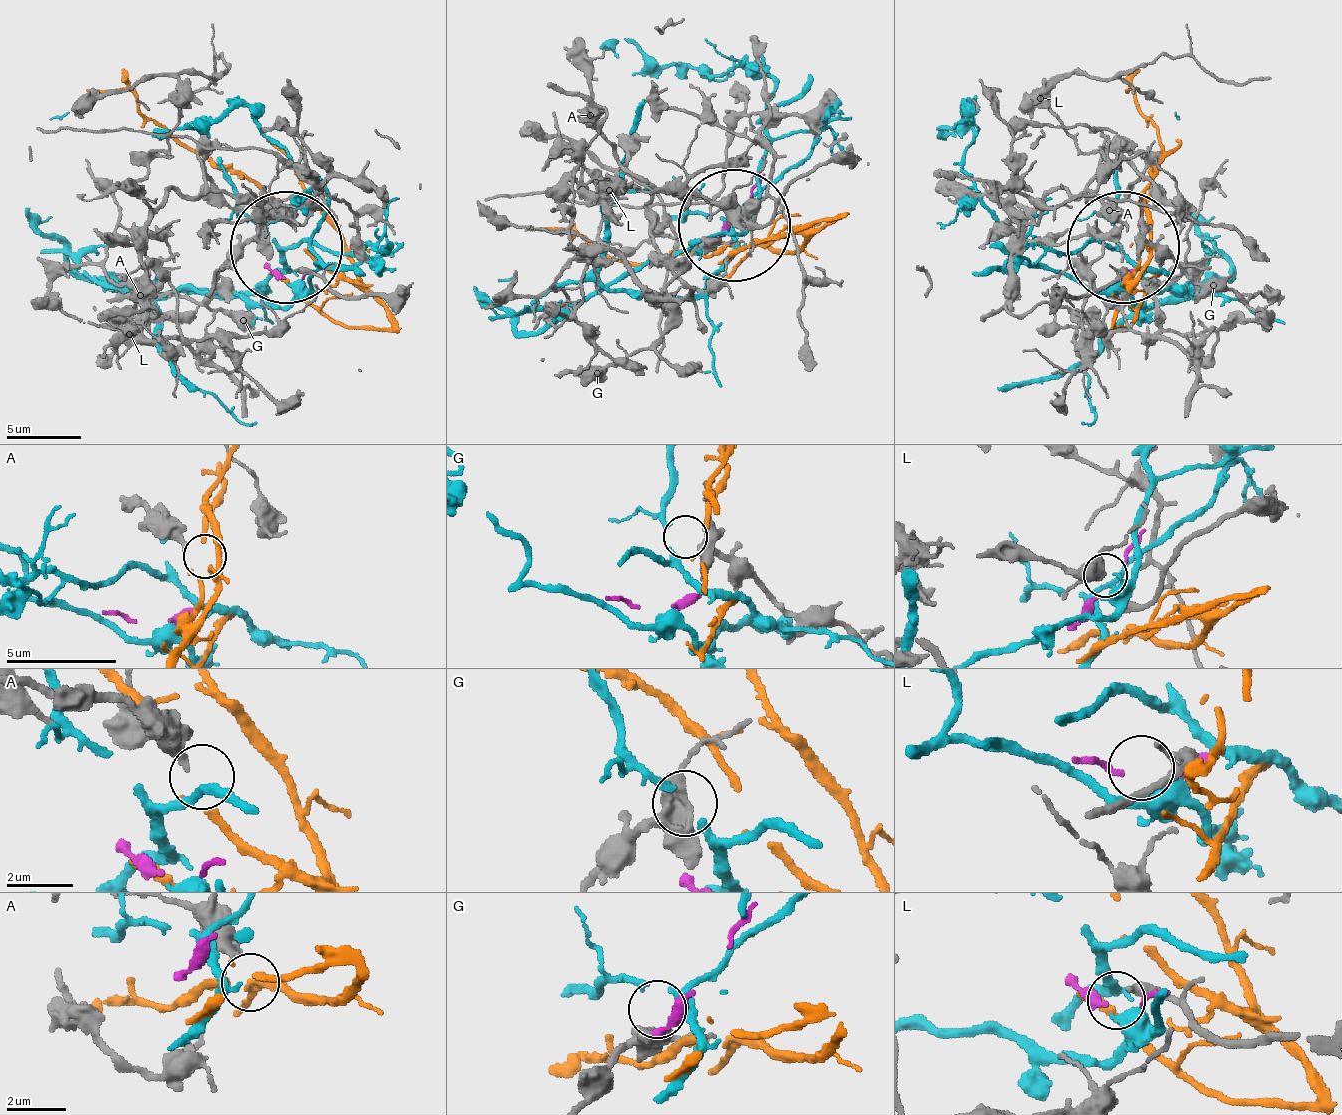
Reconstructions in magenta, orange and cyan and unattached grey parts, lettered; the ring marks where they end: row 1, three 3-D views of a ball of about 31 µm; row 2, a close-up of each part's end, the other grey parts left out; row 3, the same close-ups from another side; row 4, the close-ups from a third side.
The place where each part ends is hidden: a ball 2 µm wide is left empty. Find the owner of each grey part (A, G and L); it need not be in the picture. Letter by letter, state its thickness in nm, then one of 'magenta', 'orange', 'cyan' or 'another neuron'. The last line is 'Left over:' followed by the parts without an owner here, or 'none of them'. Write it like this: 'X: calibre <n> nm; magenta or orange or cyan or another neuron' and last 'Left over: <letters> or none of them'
A: calibre 280 nm; another neuron
G: calibre 400 nm; another neuron
L: calibre 360 nm; another neuron
Left over: A, G, L

